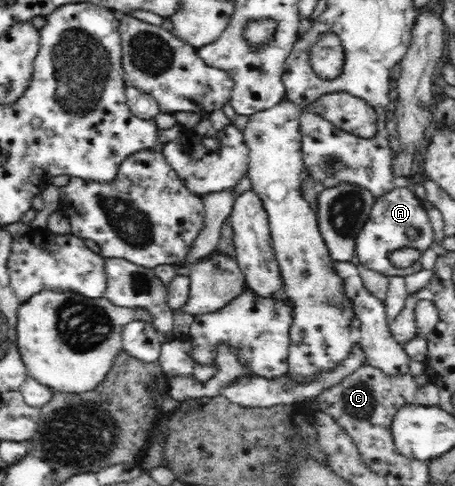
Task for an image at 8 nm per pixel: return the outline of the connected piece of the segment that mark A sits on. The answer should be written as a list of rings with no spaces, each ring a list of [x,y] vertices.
[[[401,183],[393,190],[387,191],[387,194],[378,197],[373,203],[365,224],[362,224],[355,238],[354,256],[357,256],[361,265],[375,272],[385,276],[404,277],[407,276],[407,272],[391,266],[388,261],[389,253],[404,247],[404,243],[425,250],[434,242],[433,229],[425,211],[425,203],[415,196],[411,185]]]

